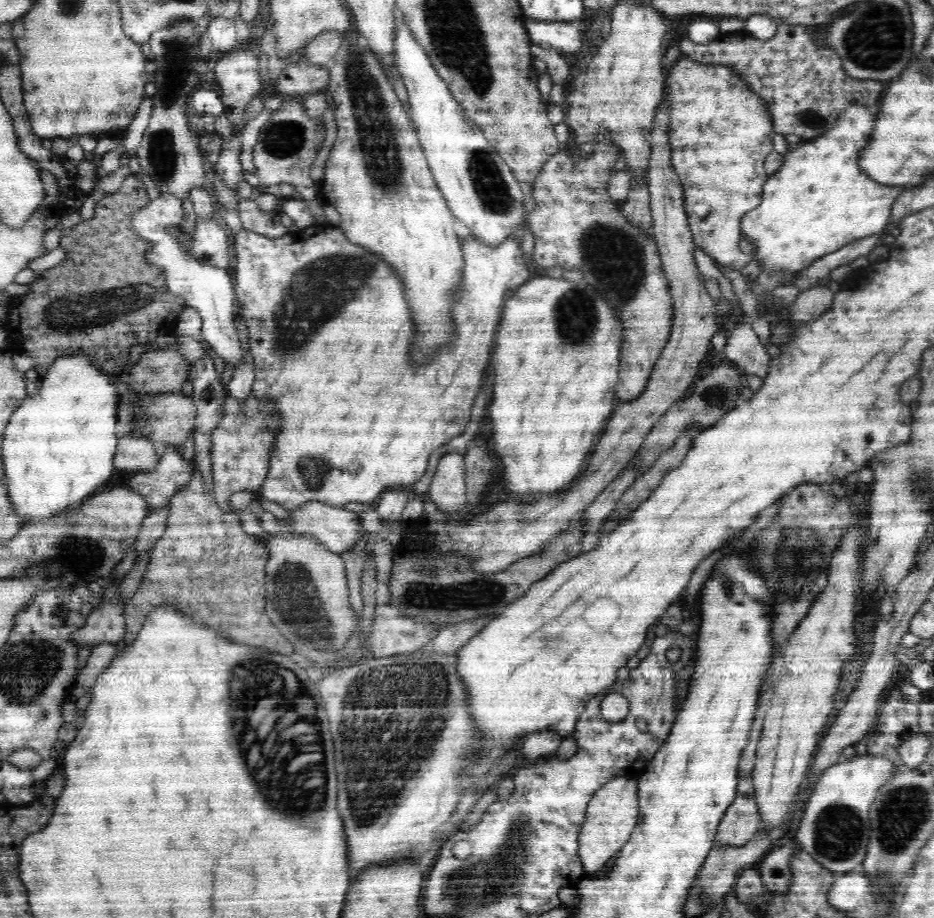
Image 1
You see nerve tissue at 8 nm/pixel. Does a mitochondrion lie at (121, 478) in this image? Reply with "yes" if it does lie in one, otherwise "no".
no

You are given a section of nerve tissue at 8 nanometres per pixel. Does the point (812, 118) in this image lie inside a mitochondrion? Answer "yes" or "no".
yes

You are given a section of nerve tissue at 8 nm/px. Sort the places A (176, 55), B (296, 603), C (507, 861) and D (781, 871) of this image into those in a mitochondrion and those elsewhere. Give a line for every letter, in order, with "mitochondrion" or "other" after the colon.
A: mitochondrion
B: mitochondrion
C: mitochondrion
D: mitochondrion

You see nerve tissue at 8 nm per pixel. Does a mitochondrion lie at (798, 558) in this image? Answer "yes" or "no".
yes

